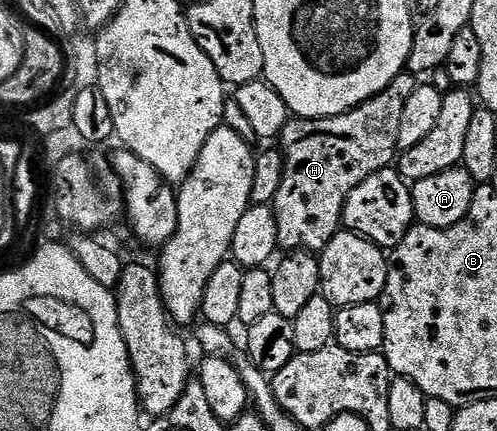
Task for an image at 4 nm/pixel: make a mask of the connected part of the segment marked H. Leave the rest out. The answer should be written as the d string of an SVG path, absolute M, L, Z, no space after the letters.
M398 75L381 93L343 115L328 119L288 118L283 126L283 176L273 200L276 242L284 250L320 252L343 222L343 206L351 188L375 171L390 168L397 155L397 125L403 97L413 93L416 76Z

